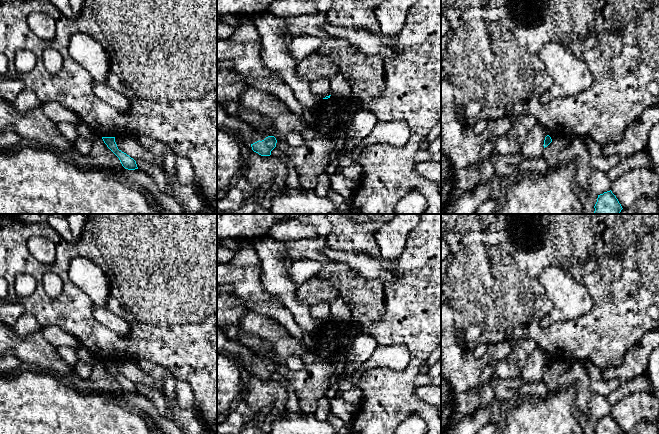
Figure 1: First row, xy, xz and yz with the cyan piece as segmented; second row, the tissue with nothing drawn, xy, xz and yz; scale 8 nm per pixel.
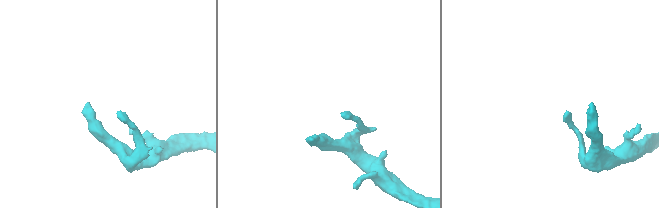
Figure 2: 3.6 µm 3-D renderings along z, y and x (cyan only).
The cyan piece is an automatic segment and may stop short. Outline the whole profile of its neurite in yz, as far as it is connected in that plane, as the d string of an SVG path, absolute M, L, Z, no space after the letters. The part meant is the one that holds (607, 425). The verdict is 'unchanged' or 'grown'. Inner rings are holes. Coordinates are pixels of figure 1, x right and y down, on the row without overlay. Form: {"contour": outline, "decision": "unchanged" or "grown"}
{"contour": "M611 414L598 419L597 426L594 432L595 434L622 434L623 433L618 423L612 417Z", "decision": "unchanged"}

